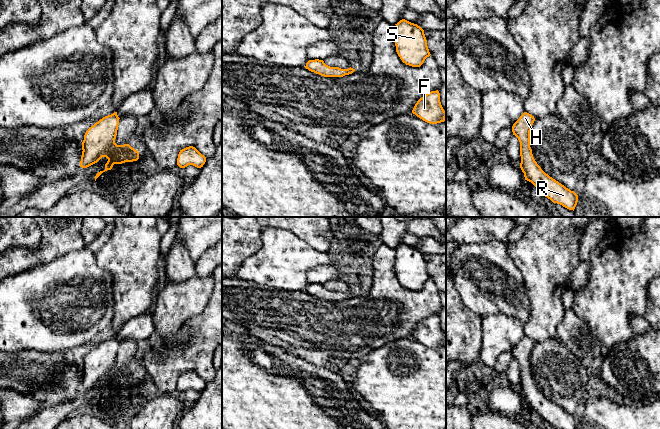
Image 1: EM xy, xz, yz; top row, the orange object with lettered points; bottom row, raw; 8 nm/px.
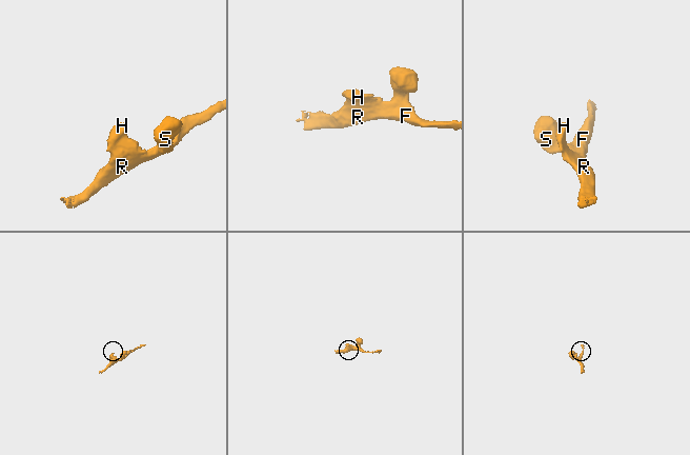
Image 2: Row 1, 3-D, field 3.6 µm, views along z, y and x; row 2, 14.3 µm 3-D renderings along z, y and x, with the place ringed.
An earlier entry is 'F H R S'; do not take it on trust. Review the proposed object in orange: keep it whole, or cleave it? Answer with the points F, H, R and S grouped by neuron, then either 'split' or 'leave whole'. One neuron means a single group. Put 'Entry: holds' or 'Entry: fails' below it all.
F H R S; leave whole
Entry: holds

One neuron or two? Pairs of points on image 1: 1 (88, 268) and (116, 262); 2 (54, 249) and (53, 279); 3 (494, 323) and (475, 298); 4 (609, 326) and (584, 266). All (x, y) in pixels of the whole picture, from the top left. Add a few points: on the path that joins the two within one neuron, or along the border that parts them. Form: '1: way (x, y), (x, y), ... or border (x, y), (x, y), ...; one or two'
1: border (94, 253), (96, 263), (112, 277), (112, 285); two
2: border (76, 250), (71, 250), (32, 267); two
3: border (511, 316), (489, 314), (482, 318); two
4: border (589, 260), (588, 279), (580, 288), (574, 291); two

